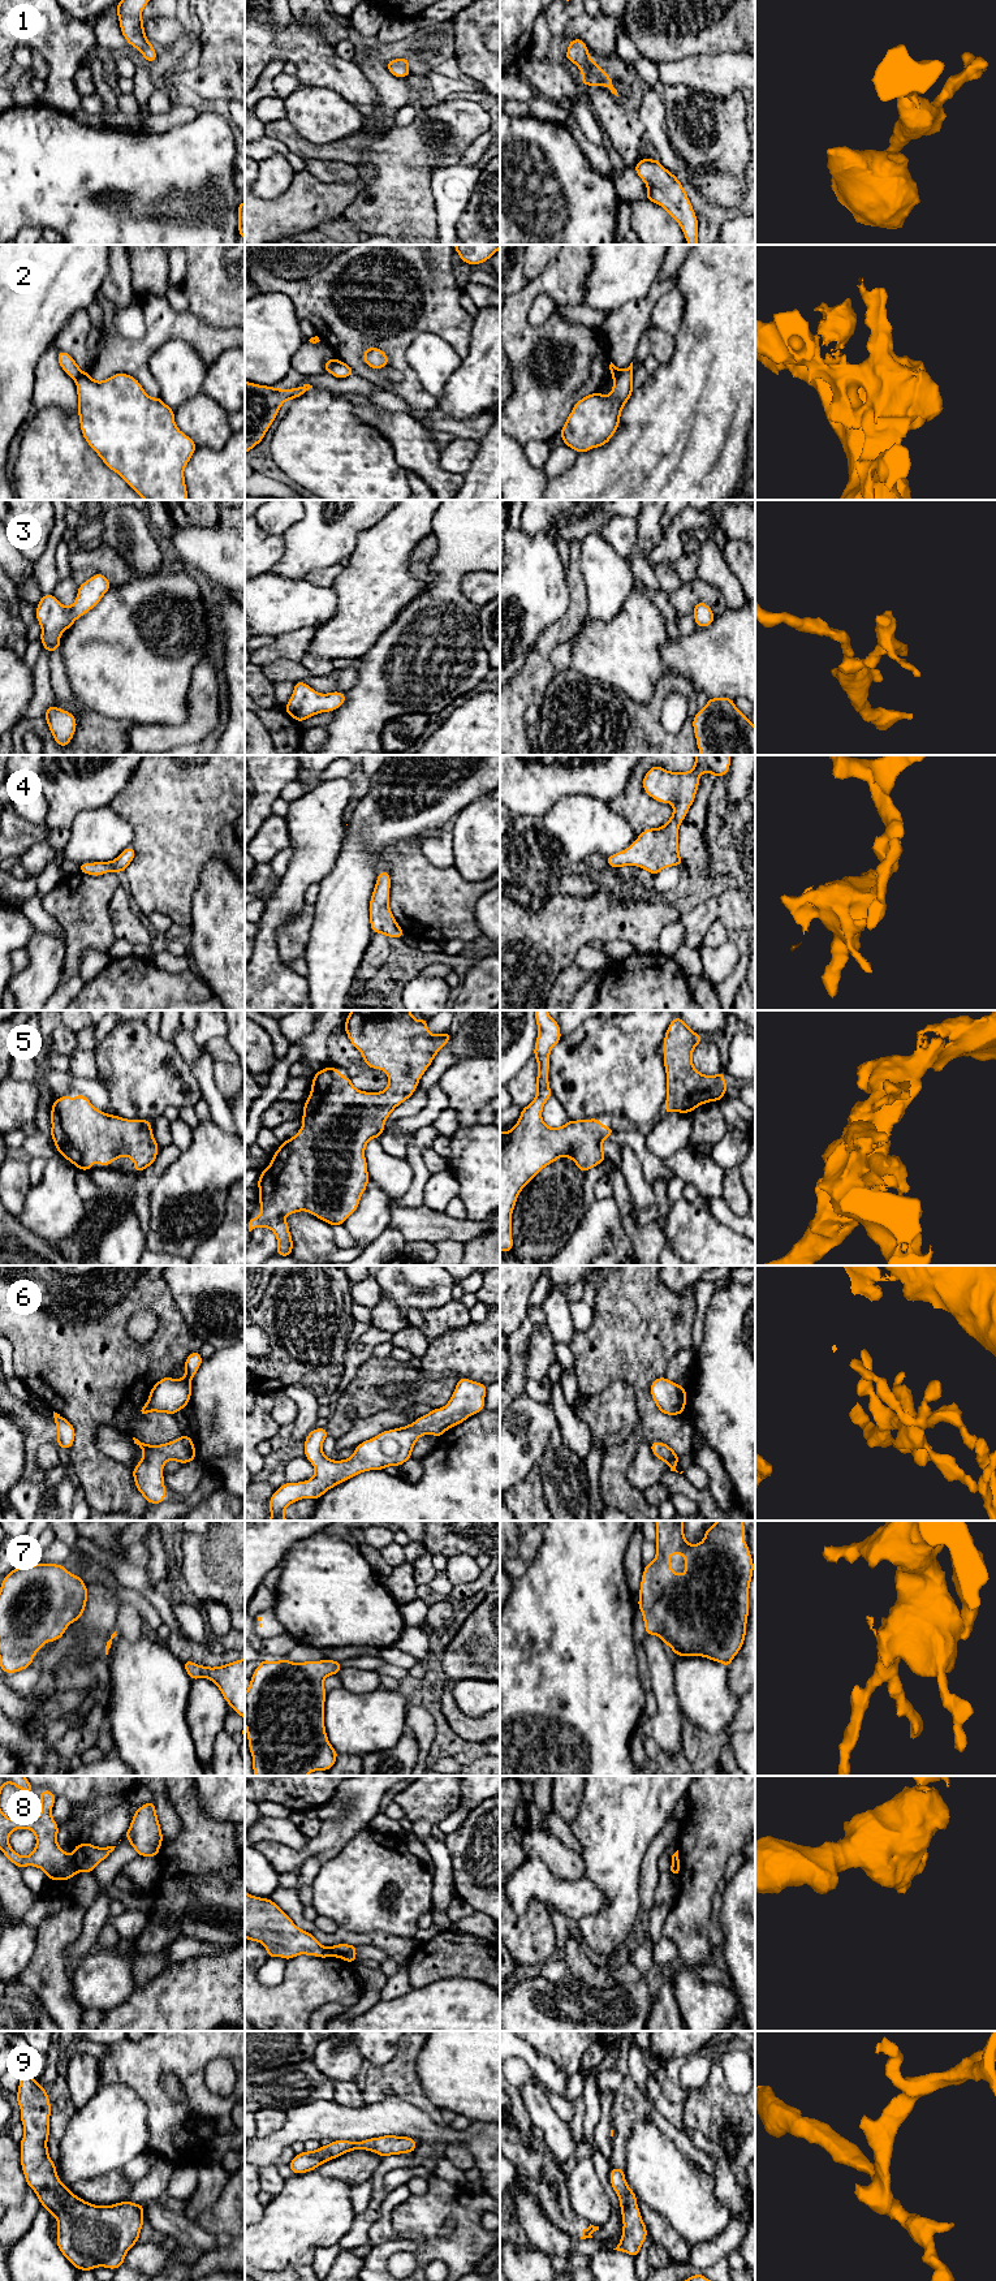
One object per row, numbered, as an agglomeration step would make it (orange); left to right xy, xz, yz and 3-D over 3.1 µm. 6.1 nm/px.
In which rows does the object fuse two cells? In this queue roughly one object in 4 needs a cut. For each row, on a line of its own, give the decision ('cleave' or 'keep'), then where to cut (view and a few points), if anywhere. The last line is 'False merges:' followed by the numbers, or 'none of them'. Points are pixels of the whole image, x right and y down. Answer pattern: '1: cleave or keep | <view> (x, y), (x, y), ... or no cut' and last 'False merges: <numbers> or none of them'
1: keep | no cut
2: cleave | yz (632, 369), (625, 369), (613, 378)
3: keep | no cut
4: keep | no cut
5: keep | no cut
6: keep | no cut
7: keep | no cut
8: cleave | xy (72, 1855), (78, 1871)
9: keep | no cut
False merges: 2, 8

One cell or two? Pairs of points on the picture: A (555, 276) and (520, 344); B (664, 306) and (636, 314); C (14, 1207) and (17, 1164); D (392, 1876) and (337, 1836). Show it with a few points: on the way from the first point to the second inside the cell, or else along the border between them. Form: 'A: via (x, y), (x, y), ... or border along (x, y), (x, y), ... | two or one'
A: via (537, 287), (517, 306), (517, 326) | one
B: border along (673, 288), (658, 300), (650, 324) | two
C: via (14, 1197), (14, 1175) | one
D: border along (369, 1825), (358, 1831), (335, 1855), (323, 1862) | two

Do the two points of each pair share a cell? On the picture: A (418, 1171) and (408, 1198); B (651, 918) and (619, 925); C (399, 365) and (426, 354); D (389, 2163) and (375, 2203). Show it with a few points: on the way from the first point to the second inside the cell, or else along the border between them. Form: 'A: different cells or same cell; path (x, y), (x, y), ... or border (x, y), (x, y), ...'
A: same cell; path (418, 1177), (414, 1191)
B: same cell; path (643, 919), (626, 919)
C: different cells; border (418, 333), (408, 346), (405, 359), (423, 387)
D: same cell; path (379, 2173), (378, 2193)

